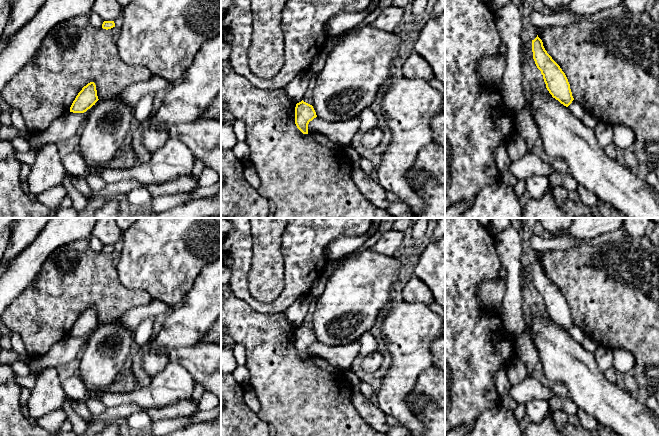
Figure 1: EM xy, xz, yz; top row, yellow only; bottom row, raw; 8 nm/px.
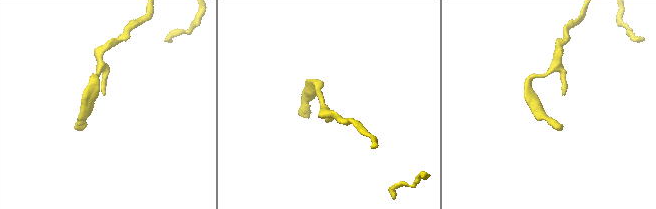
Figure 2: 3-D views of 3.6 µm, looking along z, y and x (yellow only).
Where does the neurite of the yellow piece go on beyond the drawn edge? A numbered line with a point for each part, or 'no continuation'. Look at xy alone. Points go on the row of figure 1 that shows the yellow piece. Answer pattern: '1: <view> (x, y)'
no continuation

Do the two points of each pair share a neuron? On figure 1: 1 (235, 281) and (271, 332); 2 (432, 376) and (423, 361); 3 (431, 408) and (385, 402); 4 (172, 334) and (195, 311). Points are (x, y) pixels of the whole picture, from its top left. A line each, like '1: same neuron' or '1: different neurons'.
1: different neurons
2: different neurons
3: different neurons
4: same neuron

